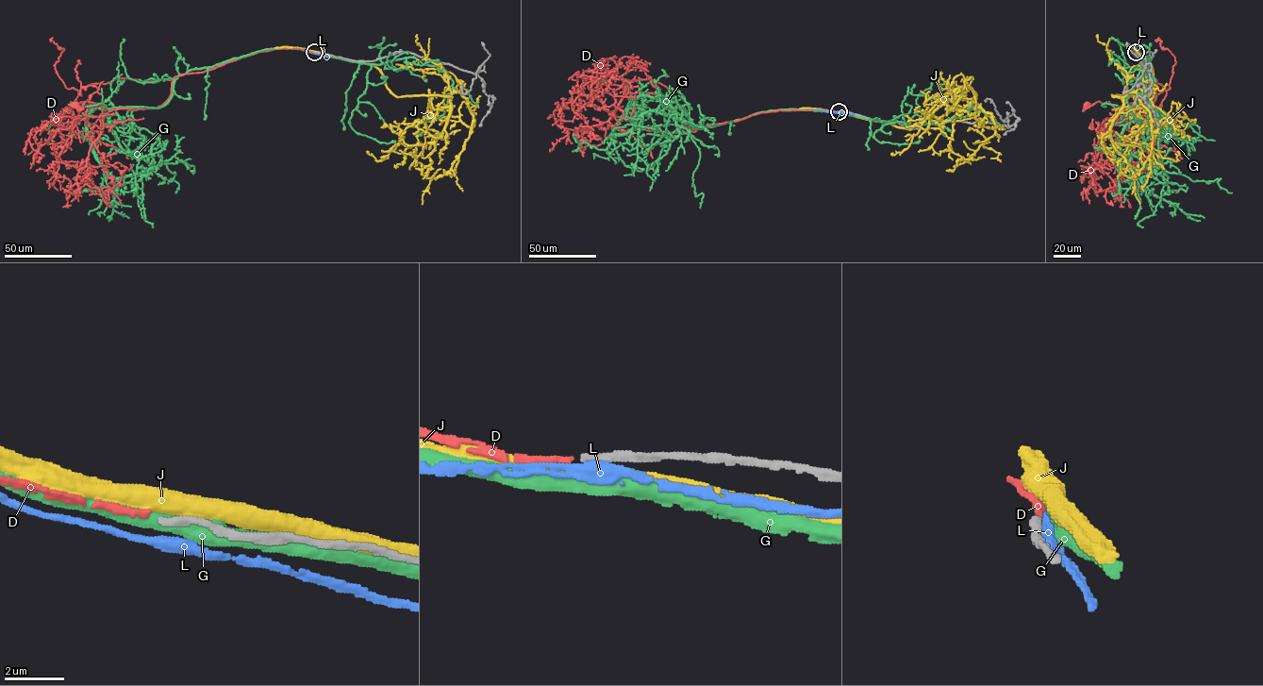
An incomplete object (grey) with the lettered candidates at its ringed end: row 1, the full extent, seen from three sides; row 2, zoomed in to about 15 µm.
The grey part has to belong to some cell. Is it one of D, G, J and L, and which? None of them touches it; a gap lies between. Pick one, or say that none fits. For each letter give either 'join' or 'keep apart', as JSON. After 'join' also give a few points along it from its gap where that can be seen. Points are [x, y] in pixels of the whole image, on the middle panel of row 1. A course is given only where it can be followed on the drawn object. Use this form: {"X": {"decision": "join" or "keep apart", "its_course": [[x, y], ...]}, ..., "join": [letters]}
{"D": {"decision": "join", "its_course": [[838, 111], [760, 112], [692, 131], [655, 94], [604, 84], [609, 73], [607, 61], [600, 63]]}, "G": {"decision": "keep apart"}, "J": {"decision": "keep apart"}, "L": {"decision": "keep apart"}, "join": ["D"]}

